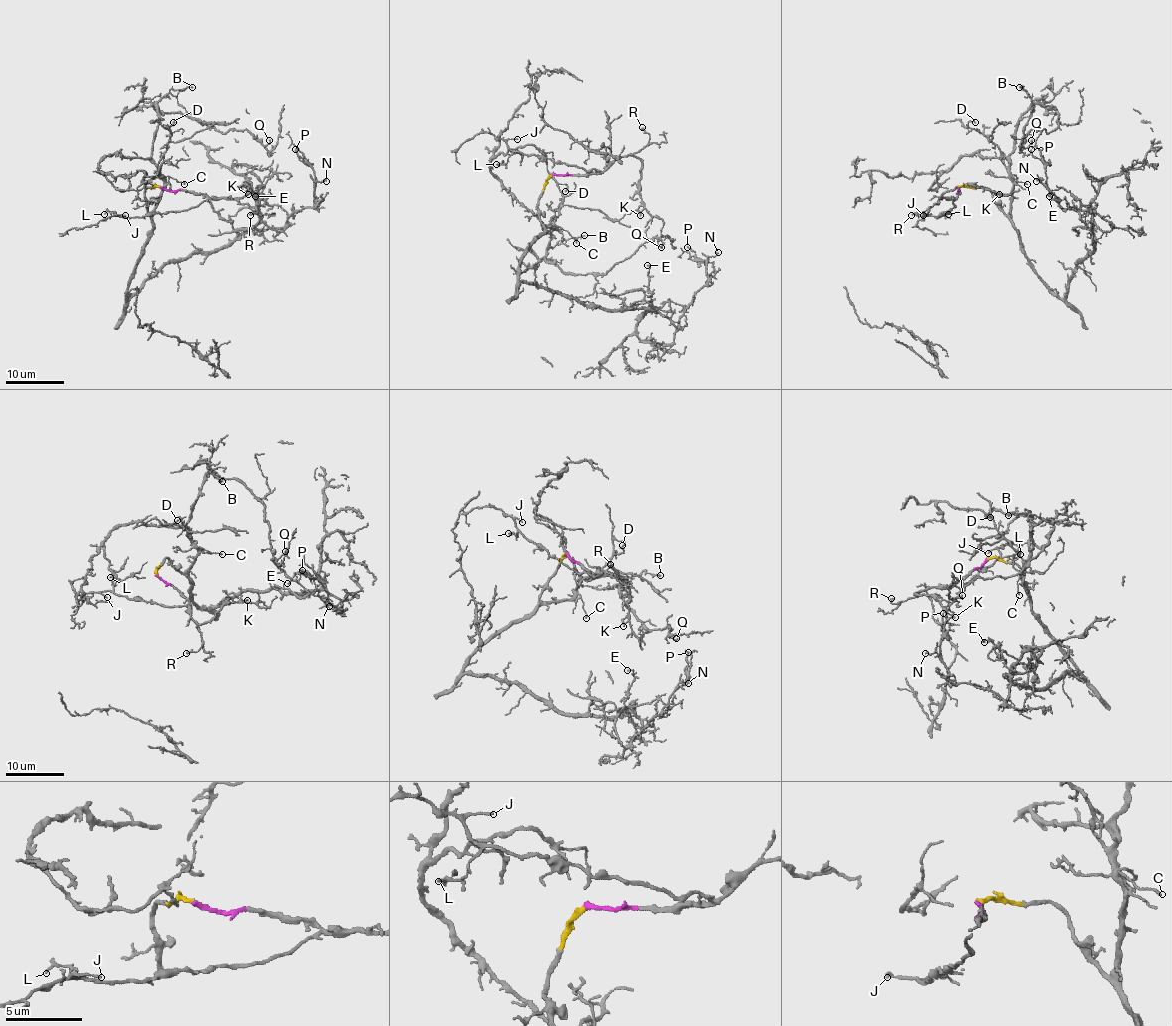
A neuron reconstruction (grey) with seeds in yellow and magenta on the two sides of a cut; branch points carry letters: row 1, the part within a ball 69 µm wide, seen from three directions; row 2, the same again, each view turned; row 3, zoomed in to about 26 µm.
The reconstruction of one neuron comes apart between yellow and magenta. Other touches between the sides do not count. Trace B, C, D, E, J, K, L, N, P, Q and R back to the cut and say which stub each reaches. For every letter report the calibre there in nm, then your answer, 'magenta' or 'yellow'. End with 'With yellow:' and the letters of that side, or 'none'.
B: 180 nm thick; yellow
C: 120 nm thick; yellow
D: 160 nm thick; yellow
E: 140 nm thick; yellow
J: 130 nm thick; magenta
K: 120 nm thick; magenta
L: 180 nm thick; magenta
N: 180 nm thick; yellow
P: 160 nm thick; yellow
Q: 150 nm thick; yellow
R: 190 nm thick; magenta
With yellow: B, C, D, E, N, P, Q

